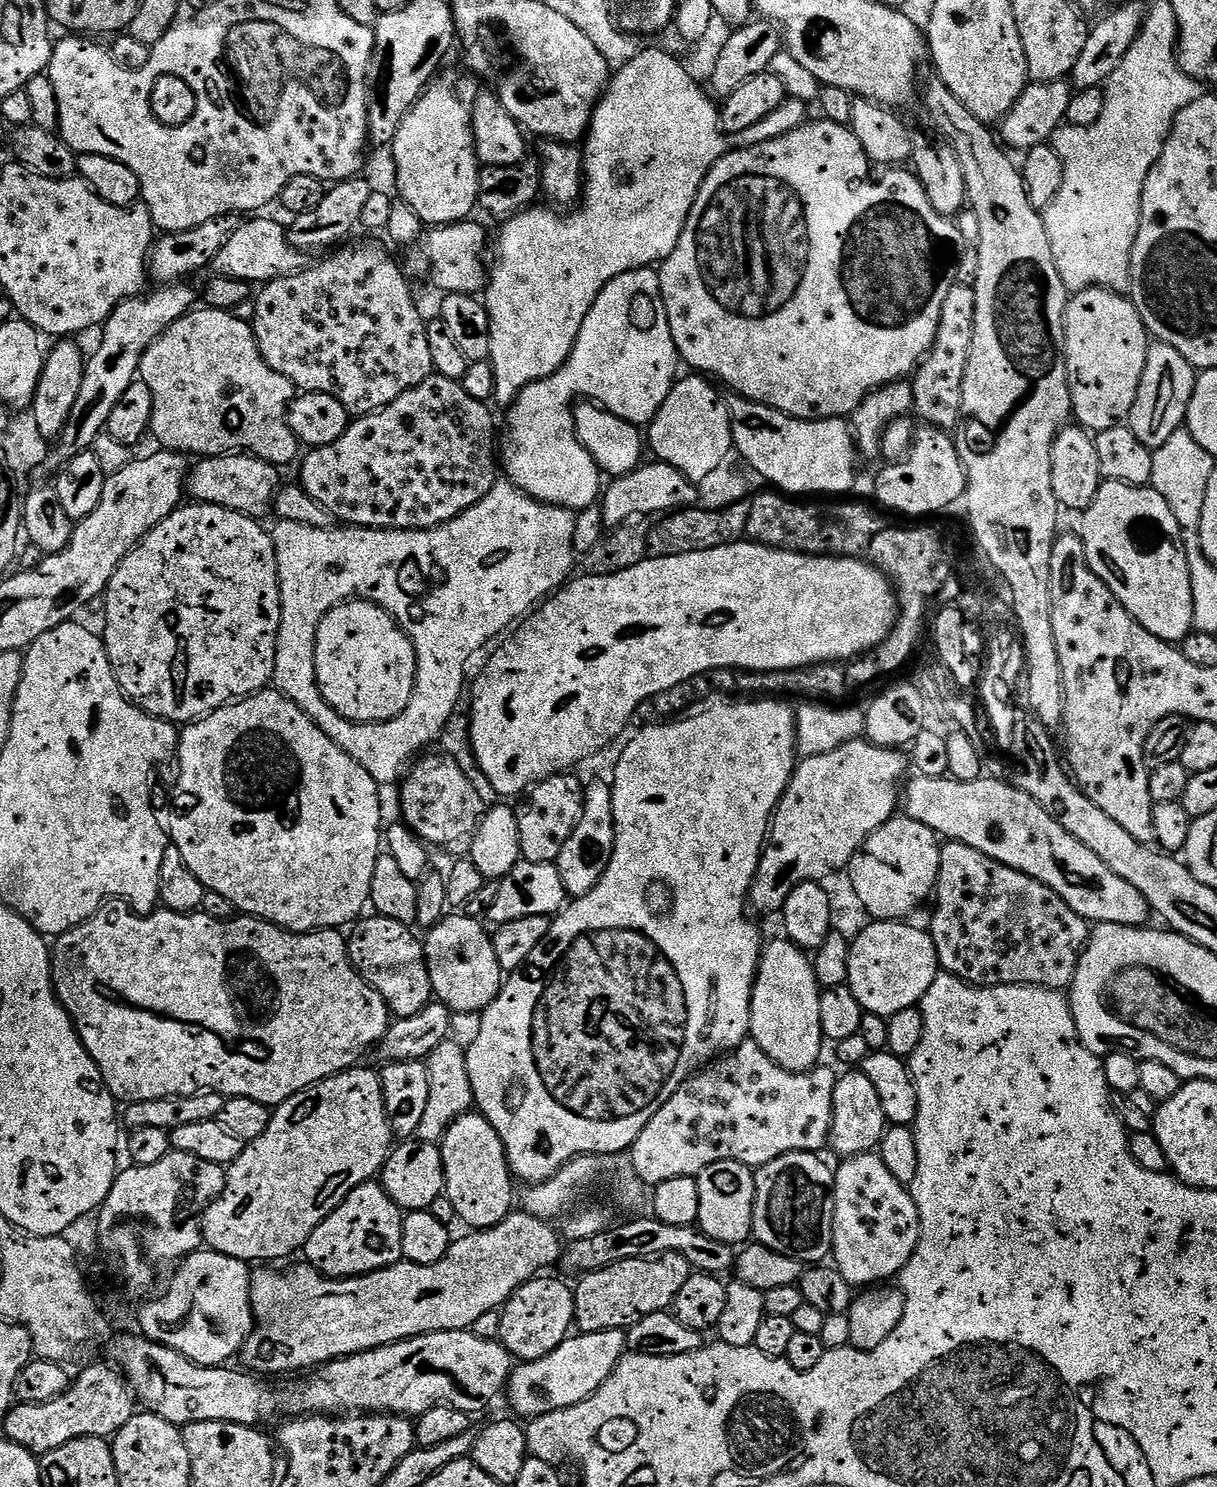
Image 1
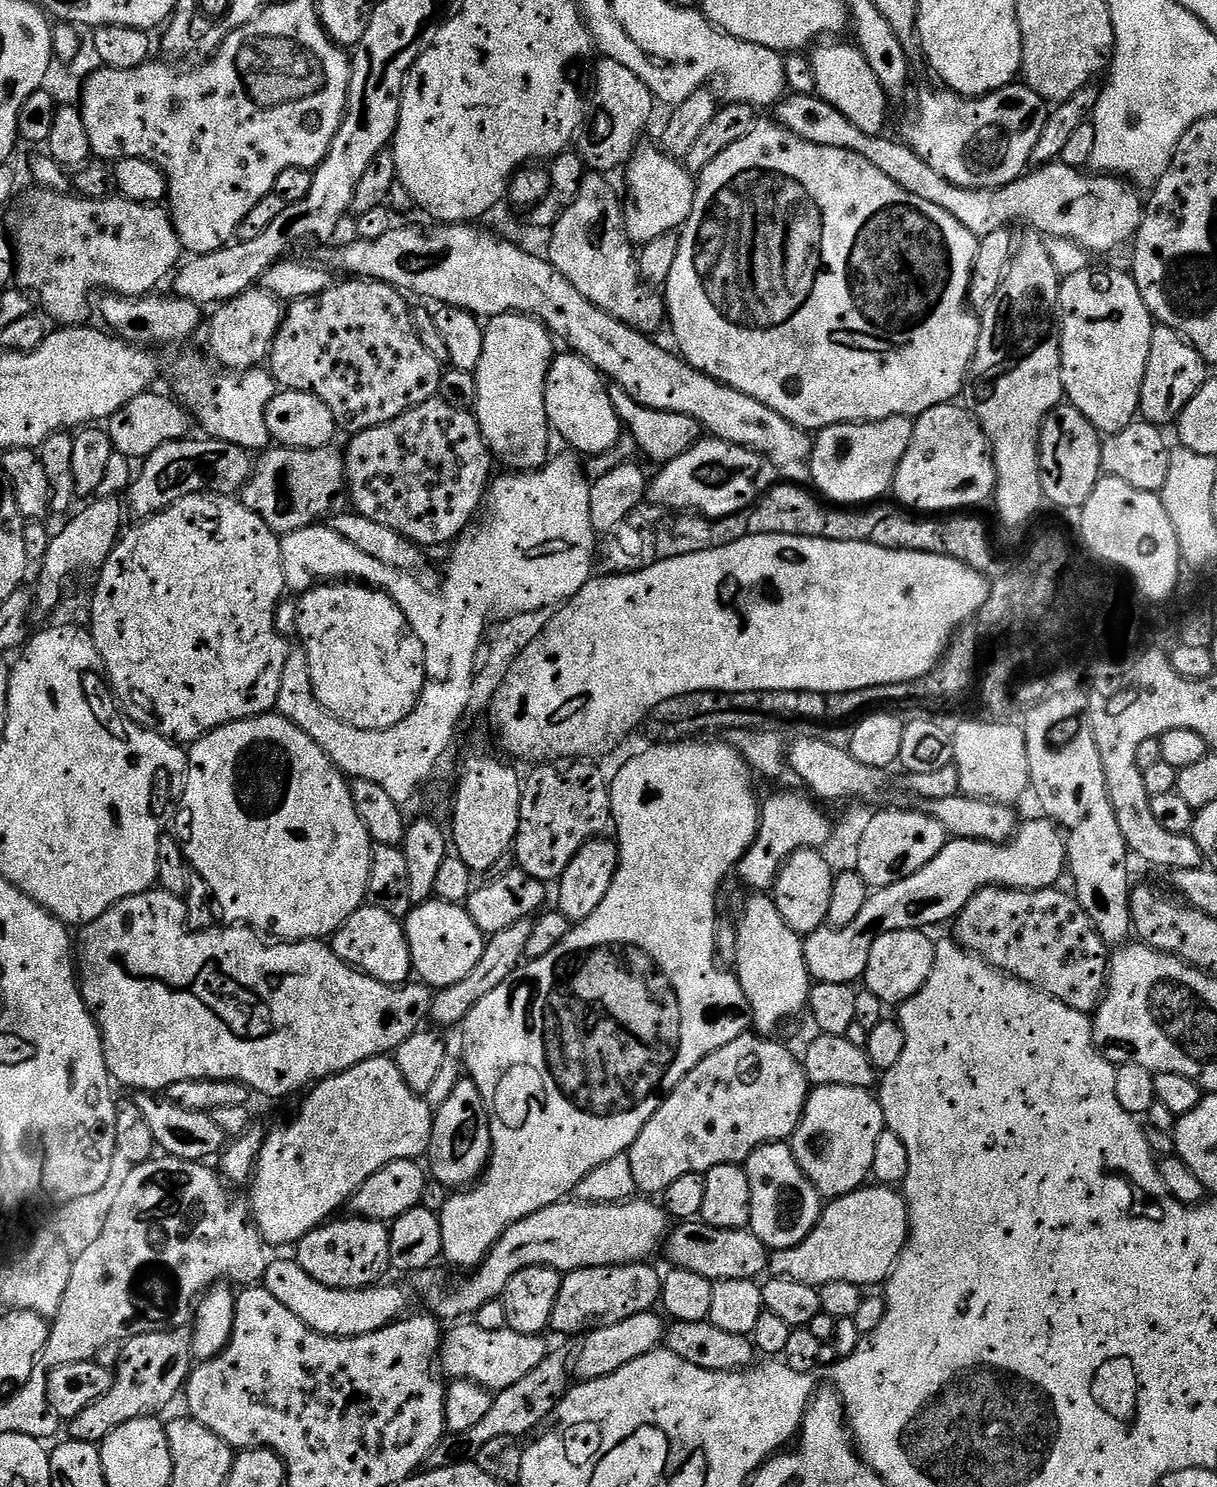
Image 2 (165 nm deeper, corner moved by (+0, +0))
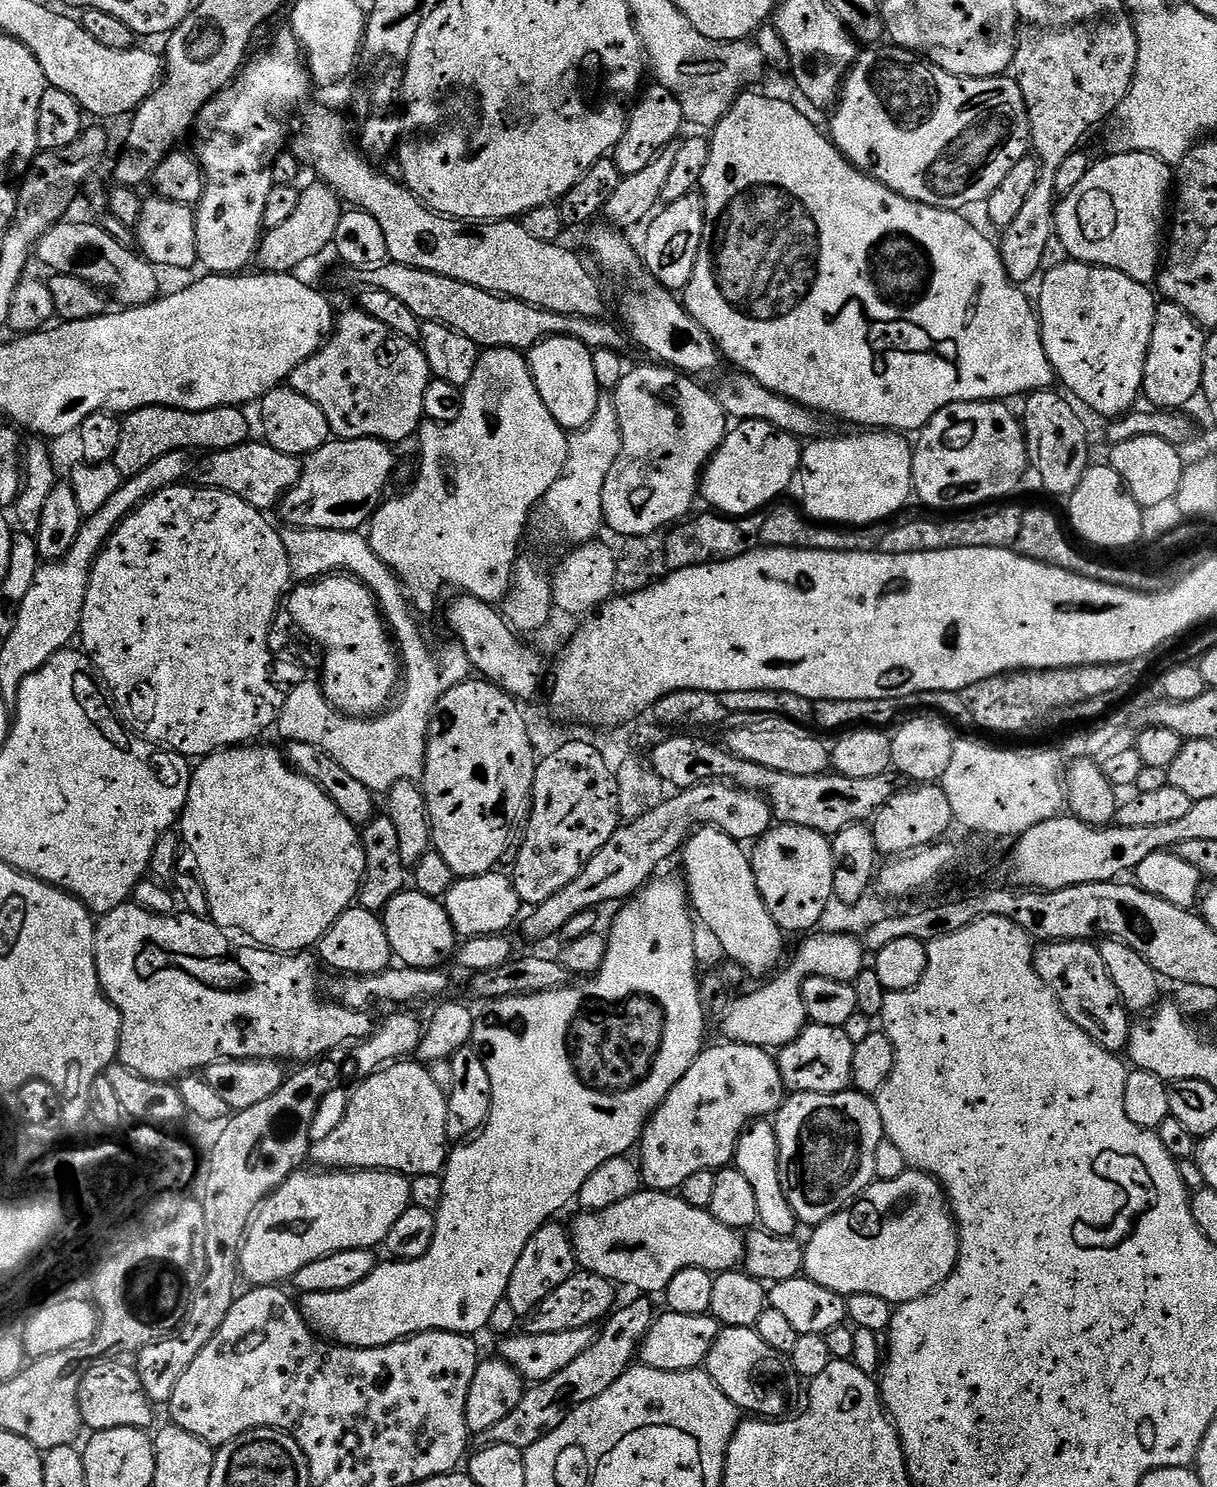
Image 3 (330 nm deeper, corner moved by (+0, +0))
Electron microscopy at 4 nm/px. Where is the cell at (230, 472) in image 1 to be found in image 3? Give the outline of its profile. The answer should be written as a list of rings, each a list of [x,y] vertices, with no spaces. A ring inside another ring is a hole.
[[[358,438],[357,440],[329,439],[318,450],[303,457],[298,482],[280,499],[278,513],[289,528],[317,528],[318,530],[338,530],[339,532],[360,532],[371,521],[372,513],[385,499],[384,491],[392,480],[396,468],[396,456],[383,440]]]

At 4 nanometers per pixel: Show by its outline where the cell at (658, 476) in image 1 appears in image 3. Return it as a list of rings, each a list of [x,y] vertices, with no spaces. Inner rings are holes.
[[[741,420],[735,426],[729,427],[722,446],[704,468],[704,474],[700,478],[699,495],[708,503],[709,509],[726,516],[751,516],[759,513],[759,508],[767,509],[776,502],[771,500],[778,499],[791,484],[793,487],[800,470],[801,451],[801,441],[786,430],[778,430],[778,426],[770,422]]]

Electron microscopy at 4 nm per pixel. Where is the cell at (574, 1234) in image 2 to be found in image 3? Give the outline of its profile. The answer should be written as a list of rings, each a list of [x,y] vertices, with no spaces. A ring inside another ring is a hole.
[[[641,1190],[609,1208],[584,1210],[570,1224],[572,1249],[576,1252],[576,1263],[583,1271],[593,1272],[617,1285],[637,1288],[637,1293],[663,1293],[670,1278],[683,1268],[701,1268],[713,1274],[733,1271],[744,1259],[742,1236],[735,1228],[722,1226],[706,1208],[695,1208],[672,1192]]]

